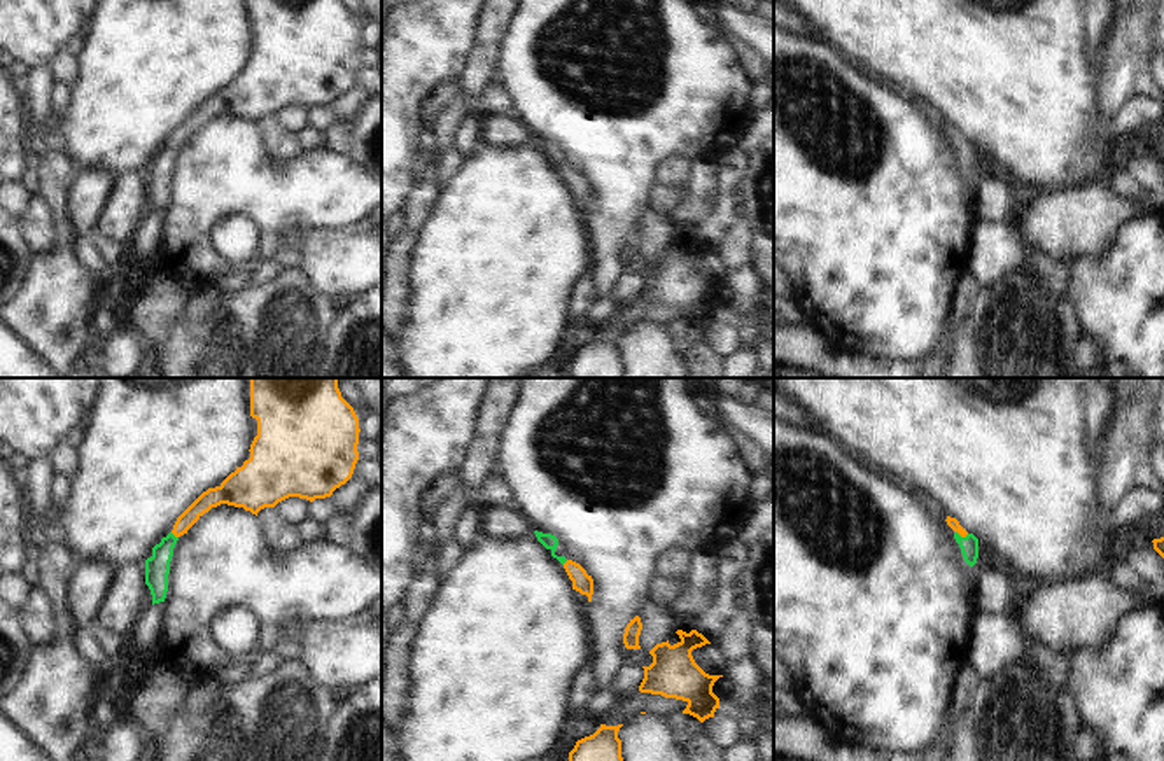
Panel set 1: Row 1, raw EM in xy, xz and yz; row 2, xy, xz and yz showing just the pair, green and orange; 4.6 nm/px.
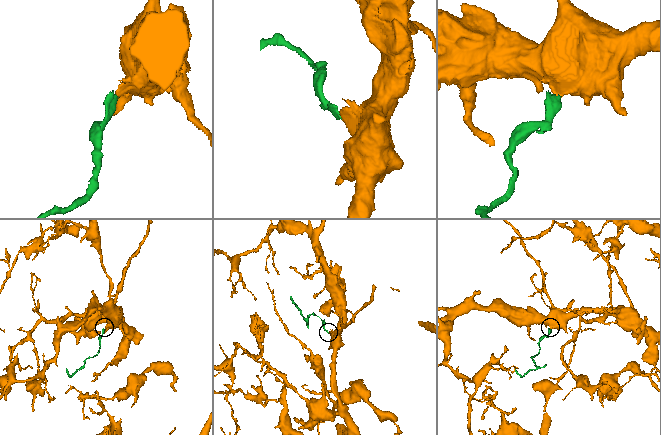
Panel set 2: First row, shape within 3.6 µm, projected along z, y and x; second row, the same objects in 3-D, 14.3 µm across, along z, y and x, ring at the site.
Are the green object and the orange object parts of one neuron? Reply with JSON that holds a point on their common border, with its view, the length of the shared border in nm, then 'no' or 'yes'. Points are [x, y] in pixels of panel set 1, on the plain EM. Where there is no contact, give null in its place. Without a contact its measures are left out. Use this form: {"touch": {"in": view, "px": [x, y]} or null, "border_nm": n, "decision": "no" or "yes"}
{"touch": {"in": "yz", "px": [963, 146]}, "border_nm": 70, "decision": "yes"}

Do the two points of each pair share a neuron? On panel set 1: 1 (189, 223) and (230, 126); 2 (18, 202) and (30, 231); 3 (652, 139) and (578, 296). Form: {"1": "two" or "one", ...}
{"1": "one", "2": "two", "3": "two"}

